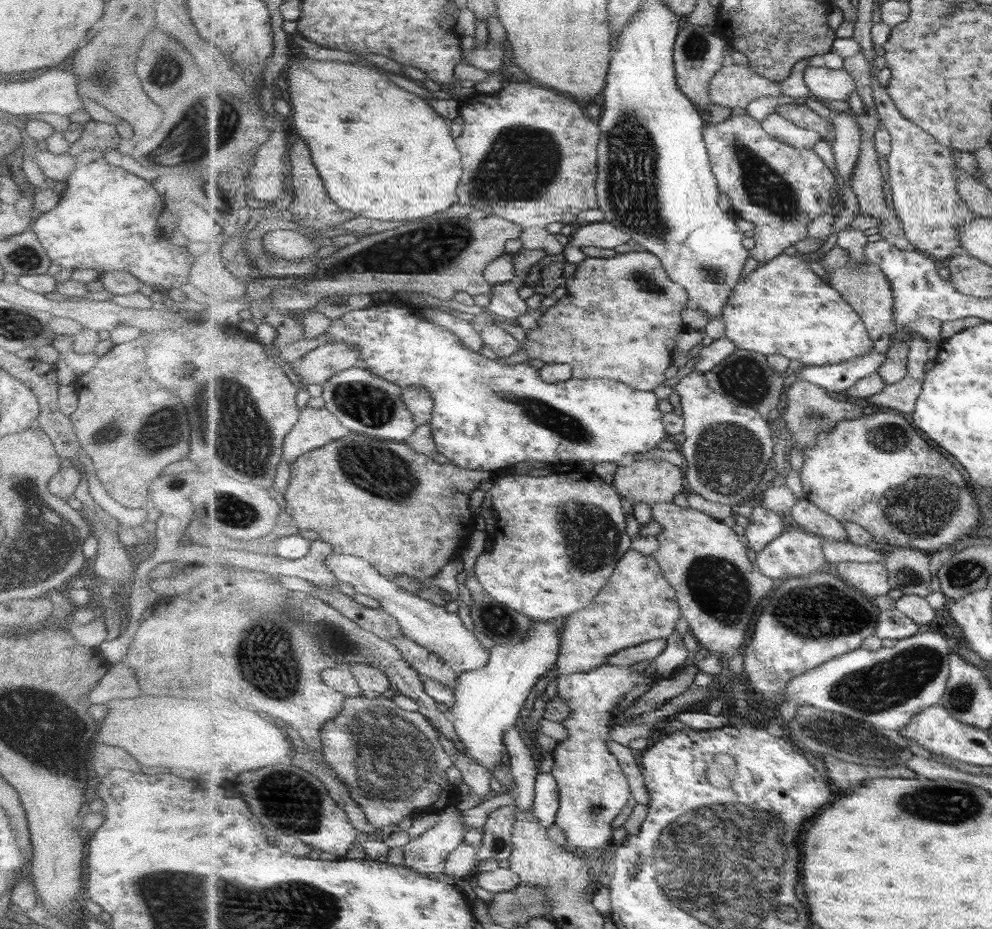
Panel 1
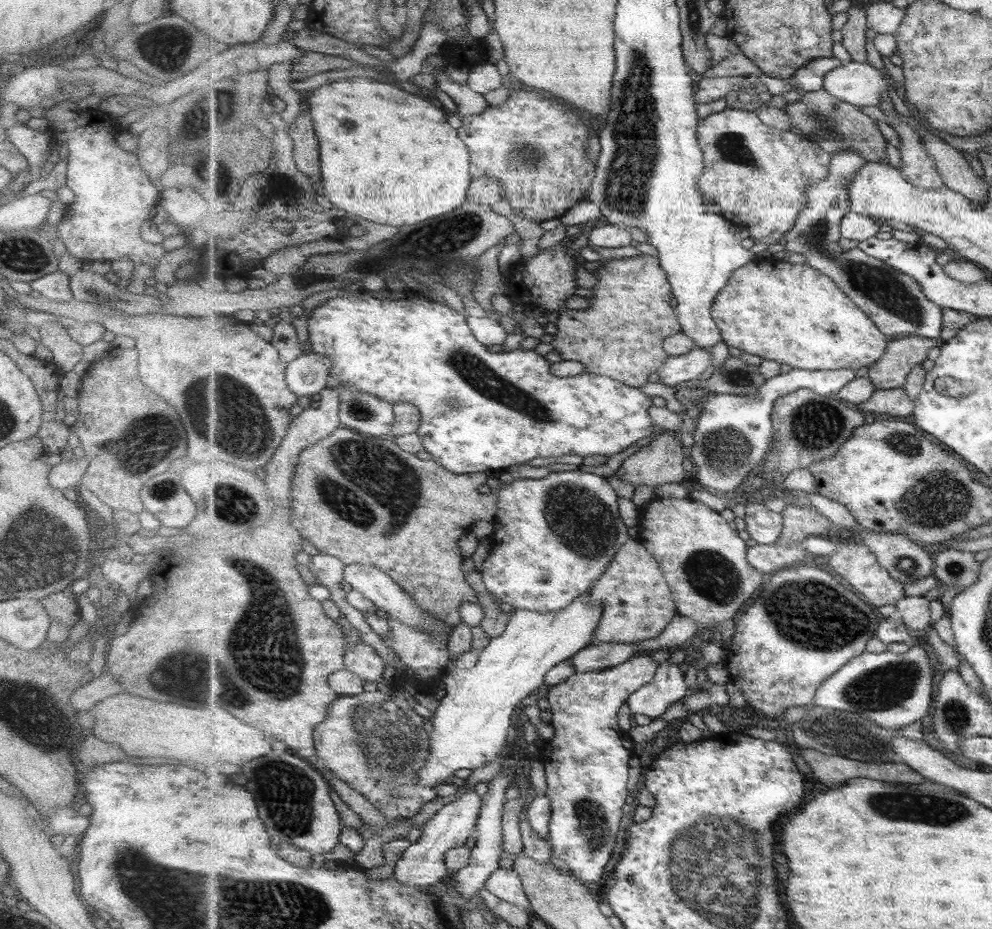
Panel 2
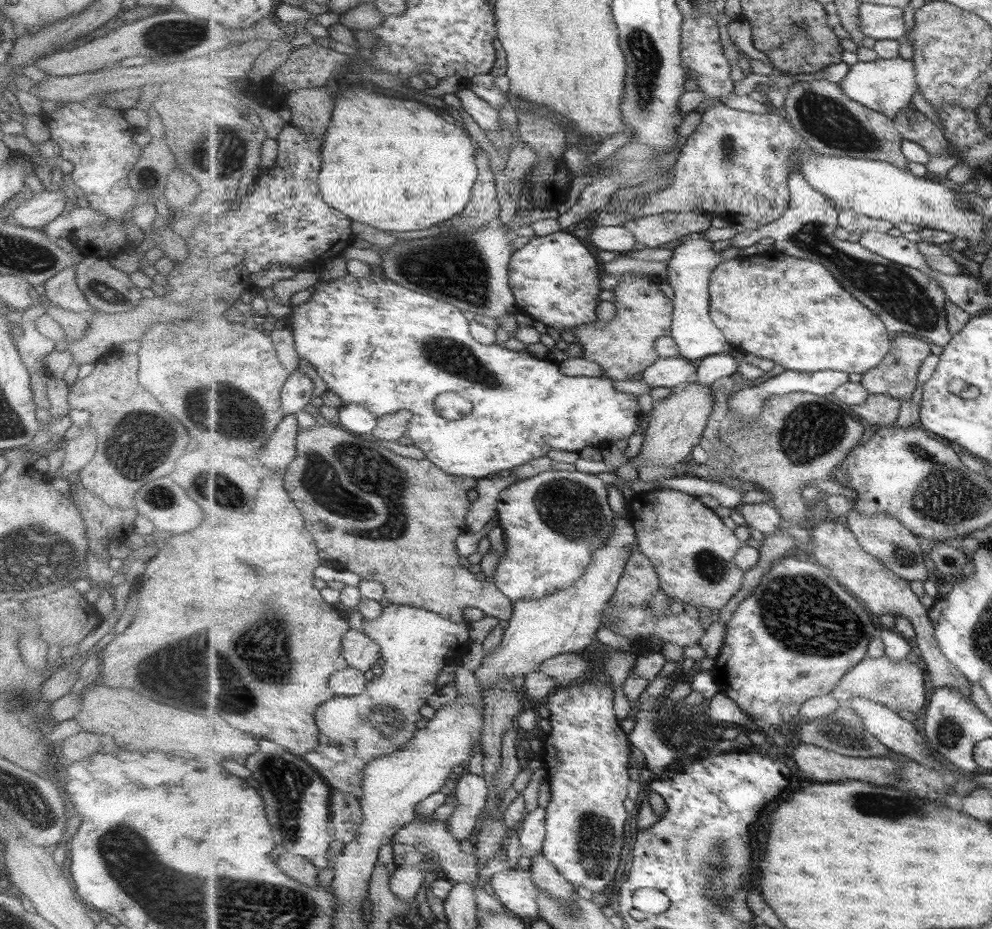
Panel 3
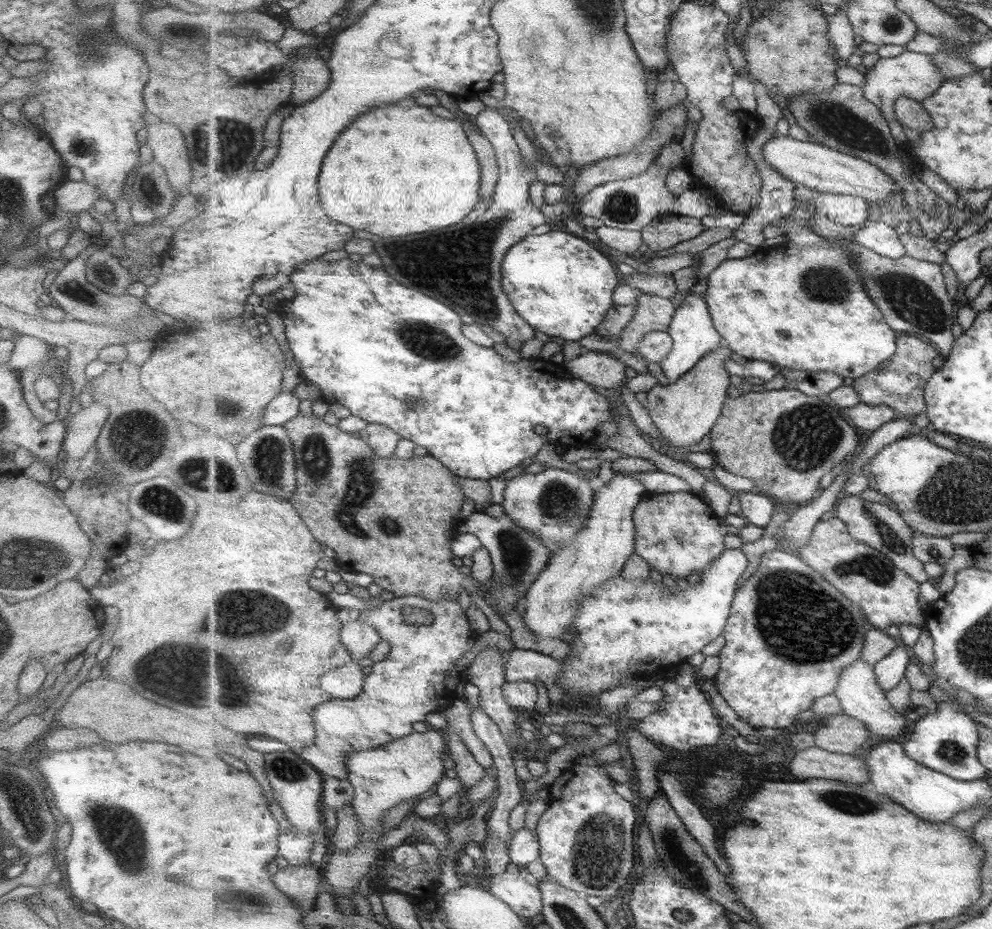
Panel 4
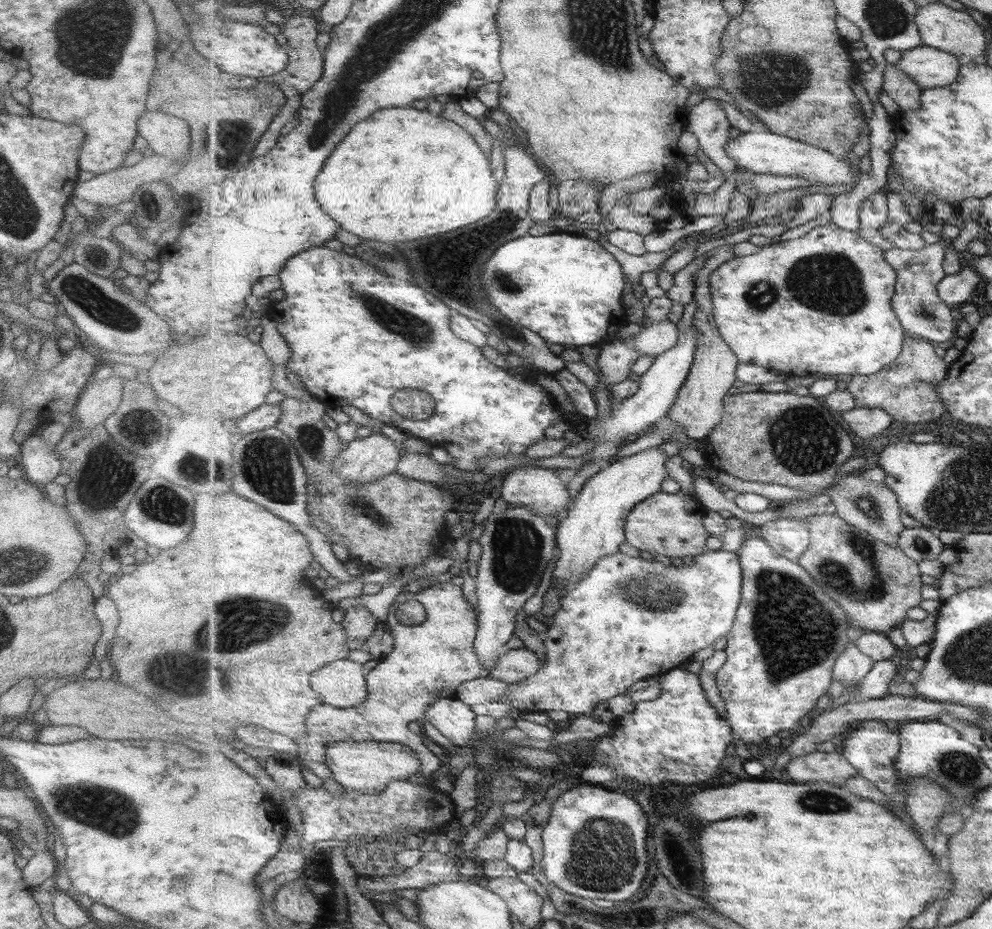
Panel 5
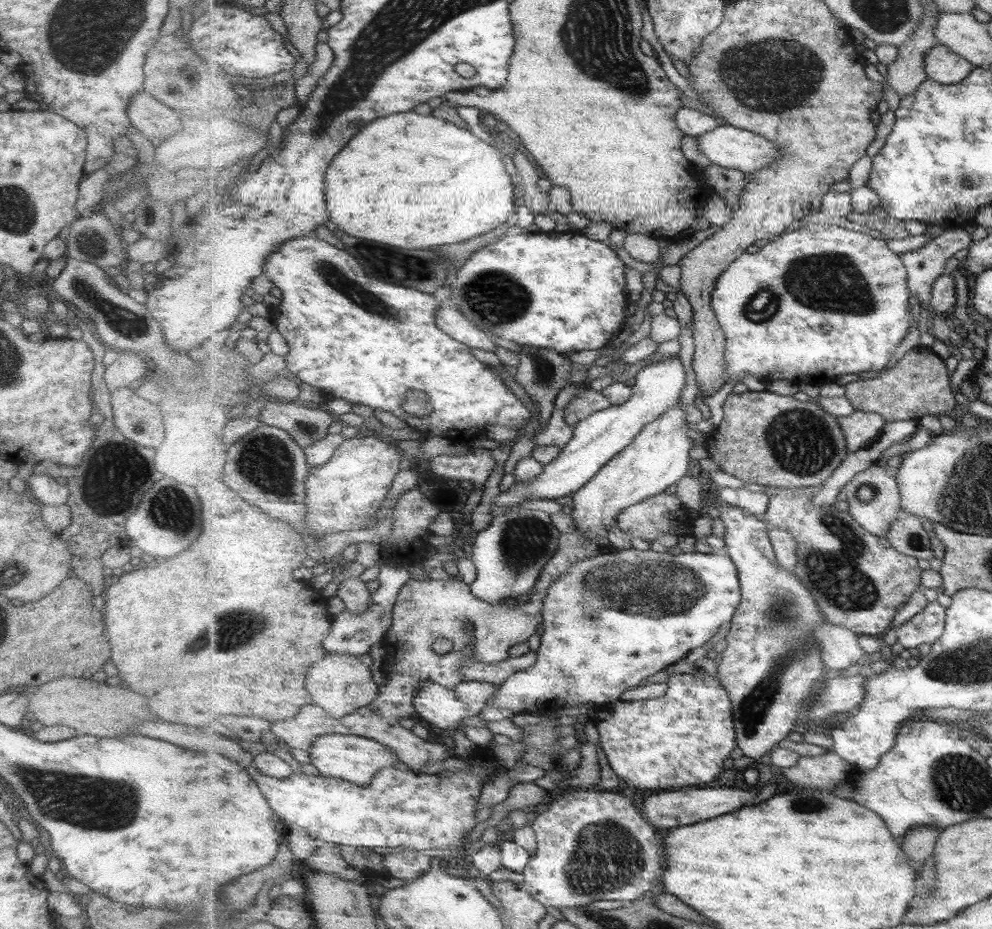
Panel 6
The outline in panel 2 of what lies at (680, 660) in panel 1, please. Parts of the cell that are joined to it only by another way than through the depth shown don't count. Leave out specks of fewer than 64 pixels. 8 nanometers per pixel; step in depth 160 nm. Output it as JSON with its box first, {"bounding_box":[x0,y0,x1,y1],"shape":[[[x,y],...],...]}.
{"bounding_box":[627,658,690,720],"shape":[[[668,658],[659,663],[654,681],[636,690],[627,703],[633,713],[643,714],[655,720],[665,714],[669,706],[687,696],[687,692],[690,690],[685,684],[685,673]]]}

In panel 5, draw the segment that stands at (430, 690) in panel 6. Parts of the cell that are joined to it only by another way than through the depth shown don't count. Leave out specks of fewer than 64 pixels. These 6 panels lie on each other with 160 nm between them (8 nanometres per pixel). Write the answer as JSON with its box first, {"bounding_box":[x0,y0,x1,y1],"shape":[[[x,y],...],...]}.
{"bounding_box":[422,698,476,751],"shape":[[[447,698],[434,702],[422,720],[429,721],[454,744],[453,751],[458,751],[476,742],[476,716],[469,704]]]}

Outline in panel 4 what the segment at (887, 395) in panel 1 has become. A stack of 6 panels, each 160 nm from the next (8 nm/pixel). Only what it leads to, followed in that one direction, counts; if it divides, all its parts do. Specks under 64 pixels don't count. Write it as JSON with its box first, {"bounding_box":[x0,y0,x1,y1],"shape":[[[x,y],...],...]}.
{"bounding_box":[842,403,898,432],"shape":[[[859,403],[854,407],[842,410],[849,417],[854,427],[875,432],[898,418],[896,410],[889,405],[870,405]]]}

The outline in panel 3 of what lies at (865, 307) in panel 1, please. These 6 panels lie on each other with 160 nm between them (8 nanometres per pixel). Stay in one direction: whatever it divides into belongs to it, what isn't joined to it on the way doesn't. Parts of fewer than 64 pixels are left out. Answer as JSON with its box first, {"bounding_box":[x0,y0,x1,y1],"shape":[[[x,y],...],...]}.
{"bounding_box":[730,171,953,348],"shape":[[[801,171],[790,176],[790,191],[790,209],[779,220],[757,230],[740,230],[730,239],[731,246],[750,250],[759,240],[772,238],[775,240],[773,250],[795,258],[821,262],[826,266],[835,279],[843,284],[843,289],[879,316],[888,331],[905,332],[942,348],[951,343],[953,336],[946,310],[948,299],[941,284],[922,270],[887,260],[870,250],[864,250],[860,243],[837,237],[841,210],[832,198],[811,186]]]}

